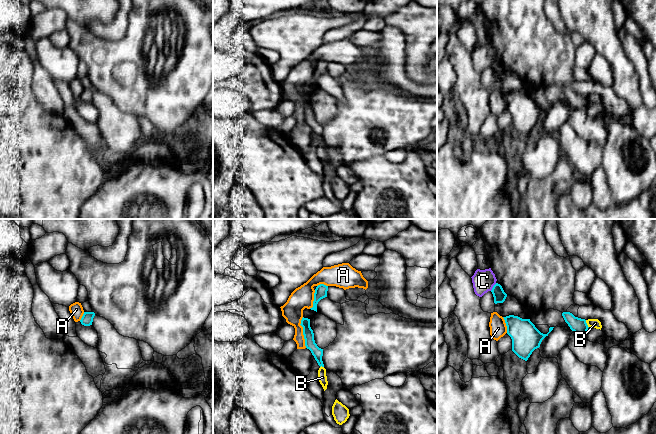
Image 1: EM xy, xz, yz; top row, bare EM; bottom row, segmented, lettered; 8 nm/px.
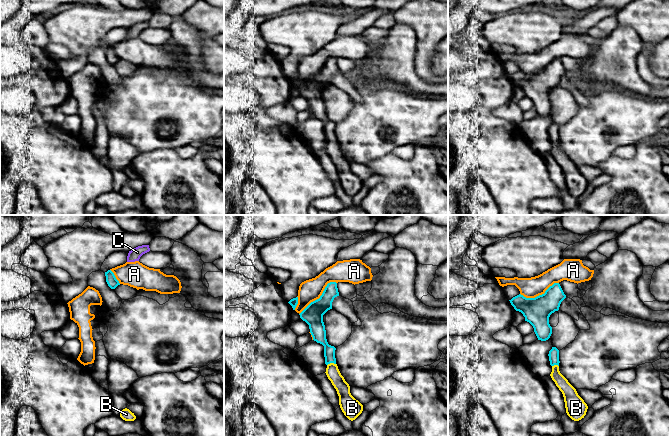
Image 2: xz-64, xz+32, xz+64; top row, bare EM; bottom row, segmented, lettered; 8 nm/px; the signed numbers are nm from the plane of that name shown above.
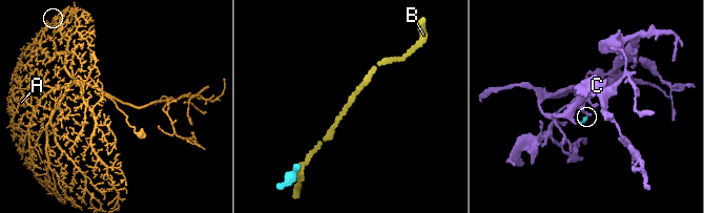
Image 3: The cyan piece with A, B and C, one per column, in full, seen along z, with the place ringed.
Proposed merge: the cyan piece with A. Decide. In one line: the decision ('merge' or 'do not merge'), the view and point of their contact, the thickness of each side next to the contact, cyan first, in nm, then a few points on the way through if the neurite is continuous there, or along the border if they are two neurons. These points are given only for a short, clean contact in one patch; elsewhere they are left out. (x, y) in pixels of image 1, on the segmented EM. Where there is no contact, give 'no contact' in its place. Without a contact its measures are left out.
do not merge; contact xz (303, 332); calibres 90 and 170 nm

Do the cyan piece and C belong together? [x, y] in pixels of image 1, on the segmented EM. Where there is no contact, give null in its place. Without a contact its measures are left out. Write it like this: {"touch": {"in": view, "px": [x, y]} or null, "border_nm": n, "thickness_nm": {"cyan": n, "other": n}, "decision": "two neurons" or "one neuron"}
{"touch": {"in": "yz", "px": [493, 287]}, "border_nm": 80, "thickness_nm": {"cyan": 100, "other": 180}, "decision": "two neurons"}

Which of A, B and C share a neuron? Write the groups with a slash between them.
A / B / C

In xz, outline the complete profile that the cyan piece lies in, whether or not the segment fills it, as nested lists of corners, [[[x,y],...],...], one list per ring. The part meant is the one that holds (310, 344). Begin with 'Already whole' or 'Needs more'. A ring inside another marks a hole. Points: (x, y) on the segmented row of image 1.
Needs more. [[[303,317],[300,325],[303,327],[305,346],[311,351],[312,355],[320,366],[318,370],[318,380],[325,391],[327,389],[328,381],[326,376],[326,369],[324,368],[324,364],[322,361],[323,349],[319,348],[315,343],[314,333],[310,327],[310,319]]]

